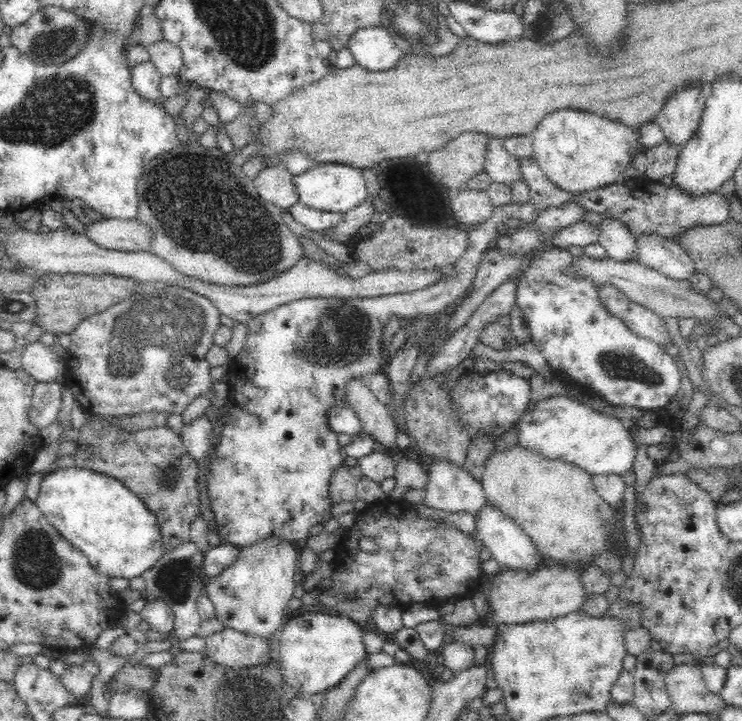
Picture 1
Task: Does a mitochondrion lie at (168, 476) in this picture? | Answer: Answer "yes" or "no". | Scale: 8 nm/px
yes

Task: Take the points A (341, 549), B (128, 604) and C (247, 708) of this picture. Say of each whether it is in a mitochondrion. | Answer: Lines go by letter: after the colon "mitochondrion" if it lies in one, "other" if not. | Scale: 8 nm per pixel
A: other
B: other
C: mitochondrion

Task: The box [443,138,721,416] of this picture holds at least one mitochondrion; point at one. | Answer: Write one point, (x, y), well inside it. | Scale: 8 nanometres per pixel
(619, 365)

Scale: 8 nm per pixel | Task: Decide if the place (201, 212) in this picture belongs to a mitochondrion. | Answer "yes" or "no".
yes

